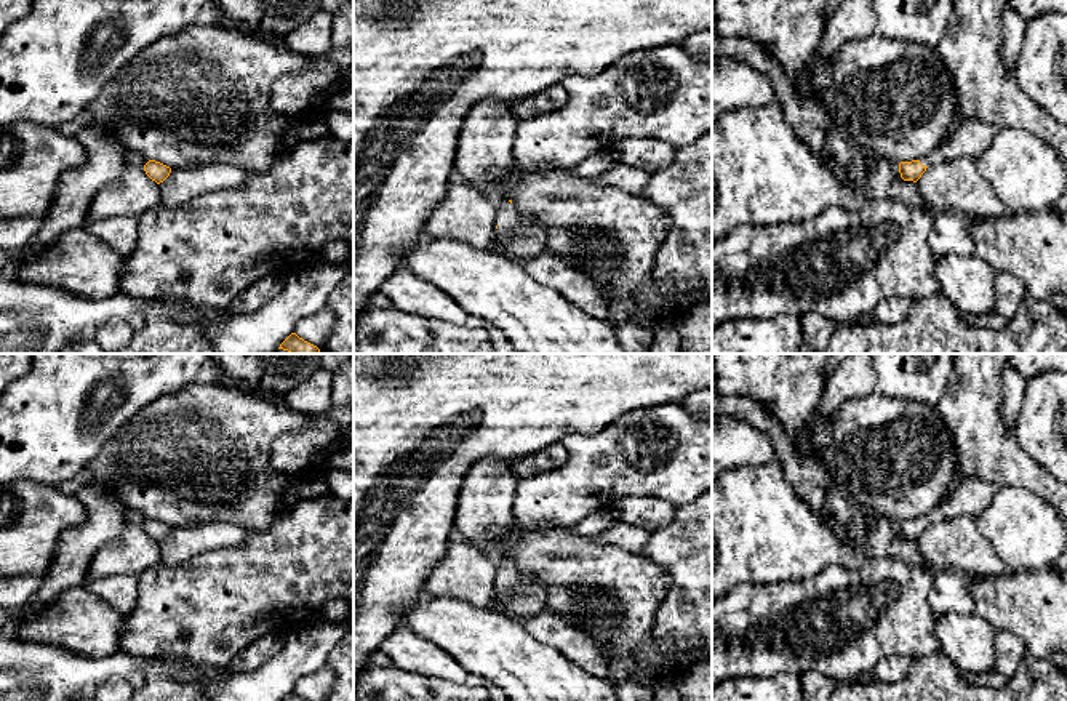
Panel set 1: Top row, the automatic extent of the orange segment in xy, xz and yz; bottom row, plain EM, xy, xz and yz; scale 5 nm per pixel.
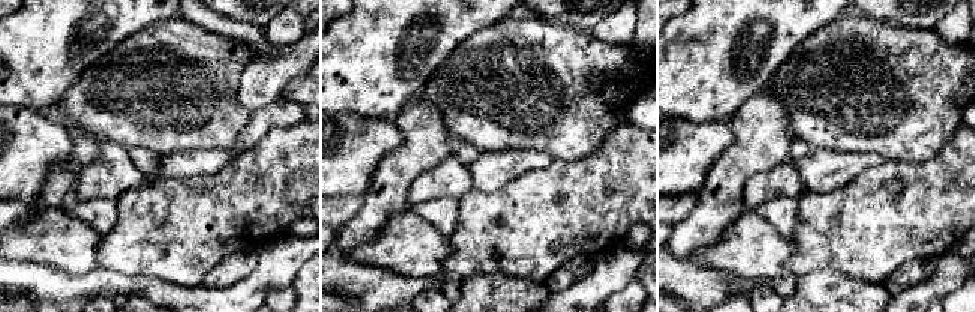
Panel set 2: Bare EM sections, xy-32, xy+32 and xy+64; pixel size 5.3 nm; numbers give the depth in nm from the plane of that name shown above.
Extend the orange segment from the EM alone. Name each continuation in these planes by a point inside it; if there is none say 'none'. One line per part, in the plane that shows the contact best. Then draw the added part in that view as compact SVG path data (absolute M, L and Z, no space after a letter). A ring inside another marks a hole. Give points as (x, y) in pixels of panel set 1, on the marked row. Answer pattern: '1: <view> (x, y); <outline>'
1: yz (971, 138); M971 118L944 141L933 154L920 158L920 163L931 166L936 162L947 162L960 157L977 158L993 141L998 126Z

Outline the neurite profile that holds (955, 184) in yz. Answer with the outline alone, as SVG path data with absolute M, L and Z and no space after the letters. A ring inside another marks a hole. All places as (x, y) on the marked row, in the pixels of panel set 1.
M969 157L933 163L917 181L917 187L926 206L936 213L955 211L979 218L1008 214L1005 203L981 176L976 160Z

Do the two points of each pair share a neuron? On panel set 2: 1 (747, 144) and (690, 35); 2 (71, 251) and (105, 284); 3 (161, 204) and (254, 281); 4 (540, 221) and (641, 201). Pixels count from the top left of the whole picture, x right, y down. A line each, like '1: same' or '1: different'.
1: different
2: different
3: different
4: same

